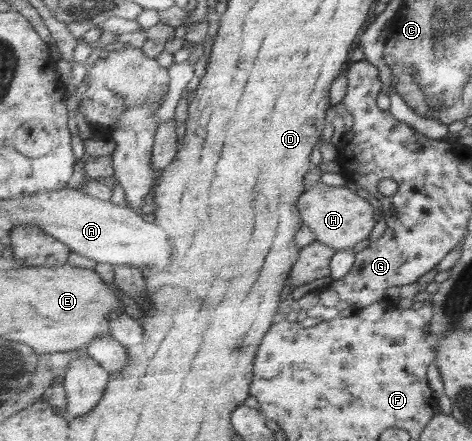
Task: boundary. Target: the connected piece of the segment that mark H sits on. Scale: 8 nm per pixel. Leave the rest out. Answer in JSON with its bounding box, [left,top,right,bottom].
[298,182,377,251]

